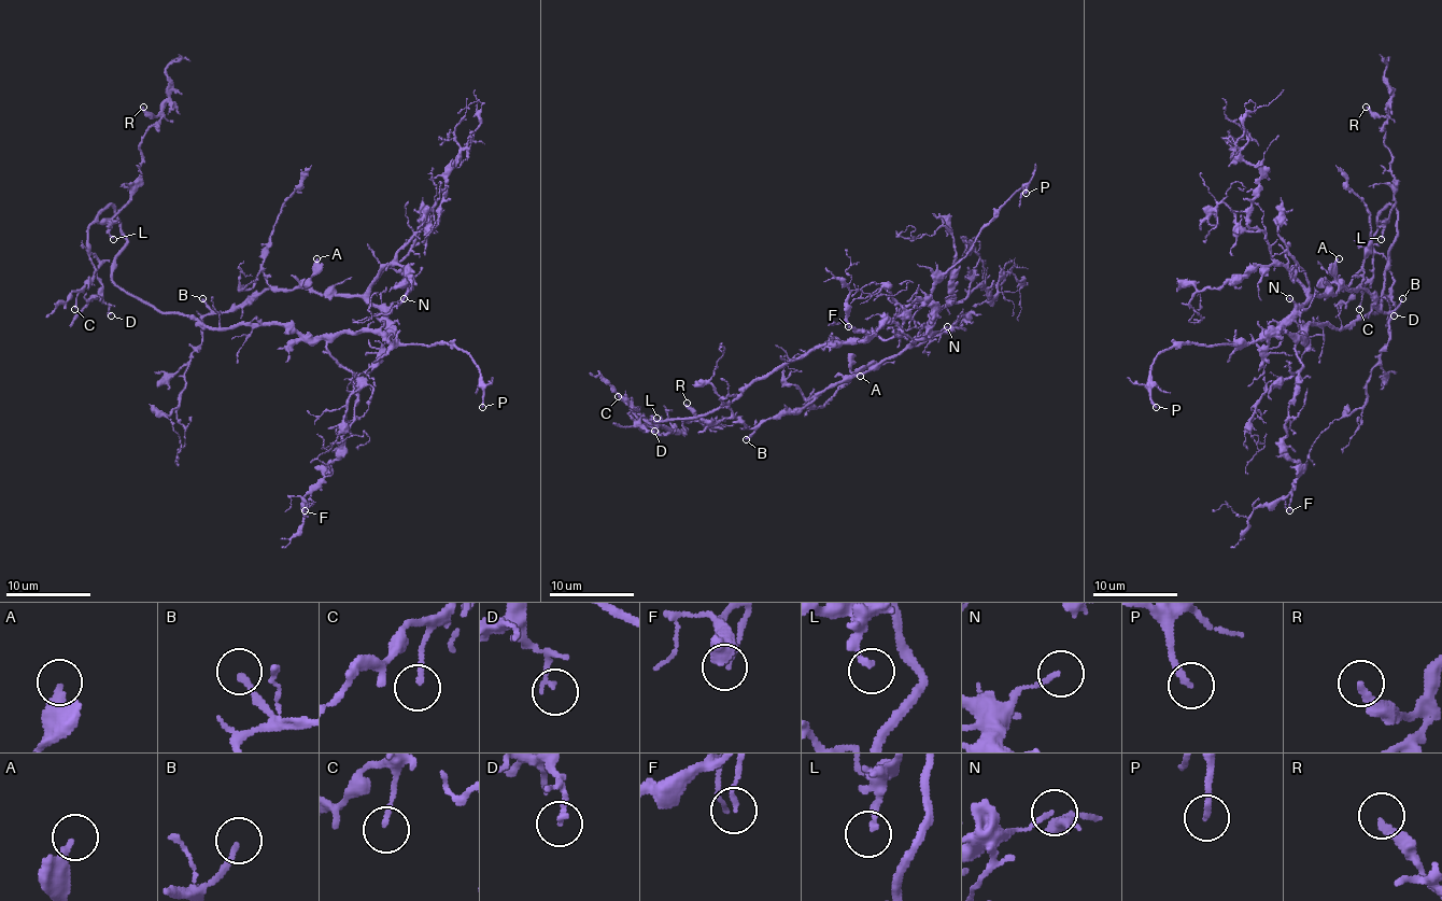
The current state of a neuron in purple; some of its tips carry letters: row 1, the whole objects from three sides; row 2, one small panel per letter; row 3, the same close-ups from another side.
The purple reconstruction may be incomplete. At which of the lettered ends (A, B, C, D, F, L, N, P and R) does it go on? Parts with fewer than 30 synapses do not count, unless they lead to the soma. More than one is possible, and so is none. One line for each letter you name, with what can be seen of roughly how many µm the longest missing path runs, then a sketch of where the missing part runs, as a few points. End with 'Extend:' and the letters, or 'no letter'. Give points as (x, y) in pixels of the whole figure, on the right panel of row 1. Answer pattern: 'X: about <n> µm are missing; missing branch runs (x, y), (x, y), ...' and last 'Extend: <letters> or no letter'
P: about 40 µm are missing; missing branch runs (1156, 407), (1200, 453), (1256, 451), (1313, 421), (1343, 388), (1346, 360), (1351, 351), (1357, 351)
Extend: P

